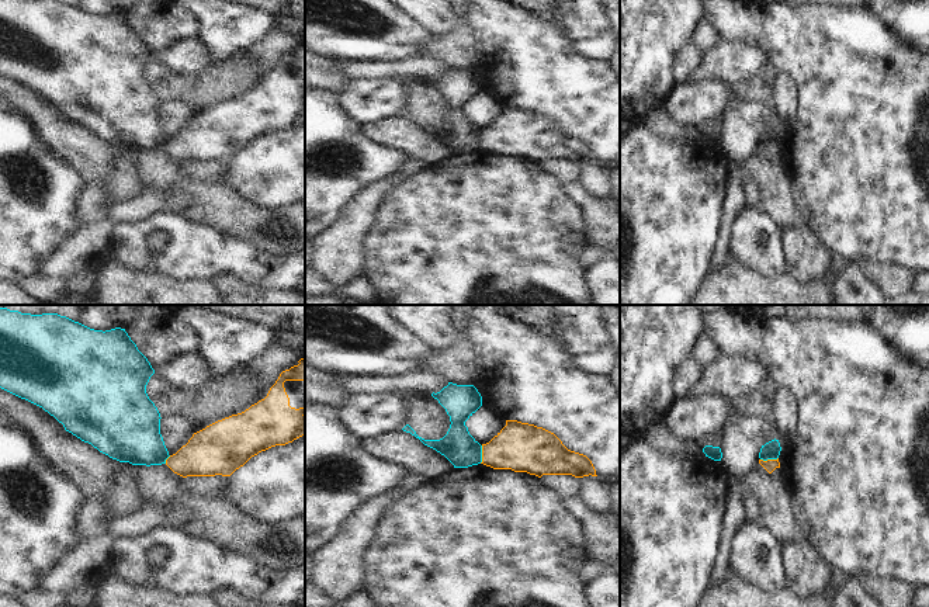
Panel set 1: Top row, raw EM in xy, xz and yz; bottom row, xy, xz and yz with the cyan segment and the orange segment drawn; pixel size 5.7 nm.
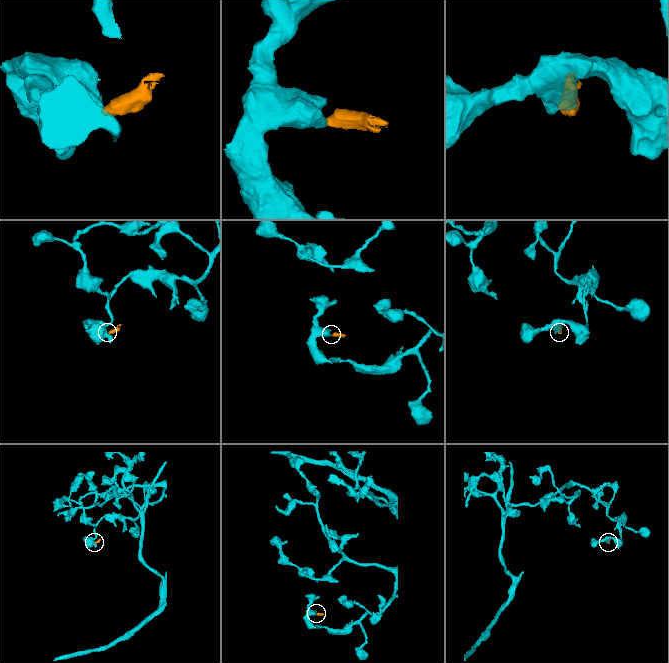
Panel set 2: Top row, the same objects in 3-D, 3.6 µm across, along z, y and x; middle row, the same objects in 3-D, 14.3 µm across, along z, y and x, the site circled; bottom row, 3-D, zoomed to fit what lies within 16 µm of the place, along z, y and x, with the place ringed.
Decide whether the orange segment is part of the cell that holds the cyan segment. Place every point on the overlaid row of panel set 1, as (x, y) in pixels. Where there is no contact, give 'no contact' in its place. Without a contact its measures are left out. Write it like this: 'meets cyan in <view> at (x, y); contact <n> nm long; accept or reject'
meets cyan in xz at (481, 454); contact 110 nm long; reject

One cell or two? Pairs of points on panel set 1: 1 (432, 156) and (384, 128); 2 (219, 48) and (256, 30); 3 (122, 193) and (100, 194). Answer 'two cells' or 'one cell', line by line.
1: one cell
2: one cell
3: two cells

